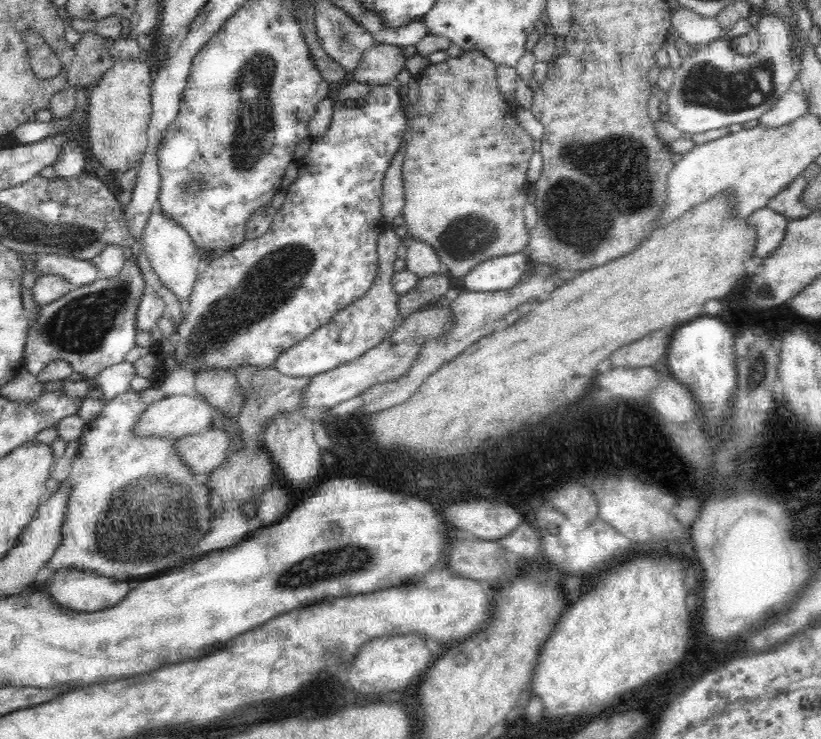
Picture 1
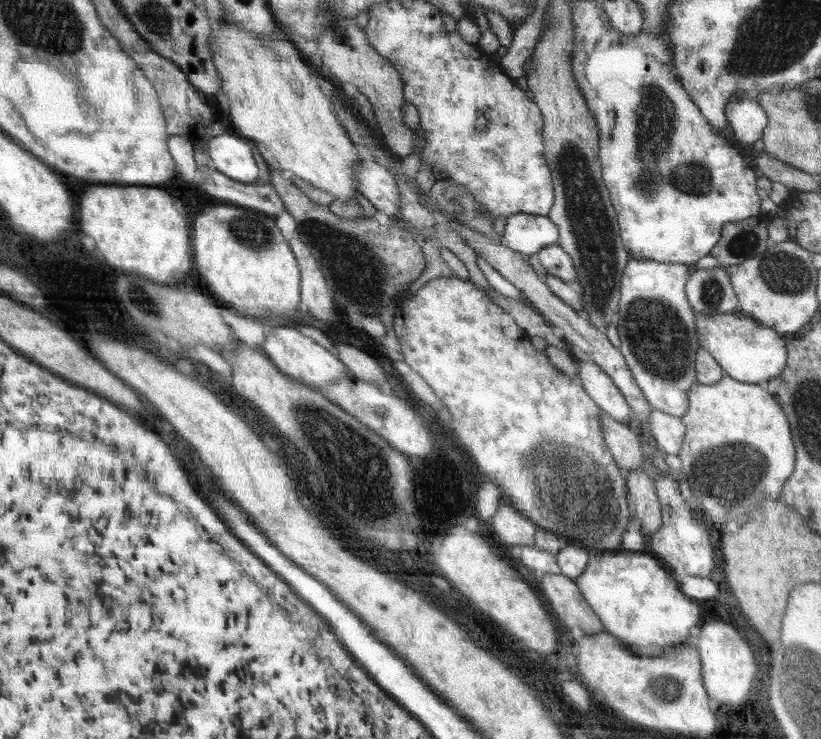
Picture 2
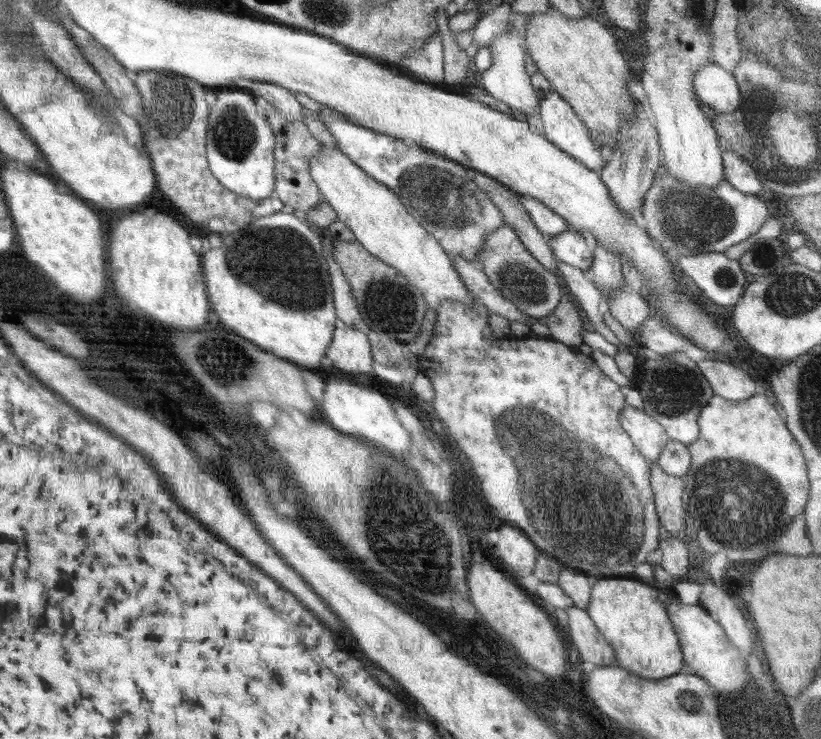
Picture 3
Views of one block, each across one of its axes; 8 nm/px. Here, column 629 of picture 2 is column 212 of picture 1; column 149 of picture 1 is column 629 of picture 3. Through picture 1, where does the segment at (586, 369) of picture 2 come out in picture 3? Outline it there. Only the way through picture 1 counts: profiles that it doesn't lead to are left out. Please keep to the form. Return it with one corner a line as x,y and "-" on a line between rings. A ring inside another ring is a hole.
629,404
624,406
619,420
639,451
648,457
648,460
656,462
670,439
663,425
643,409

